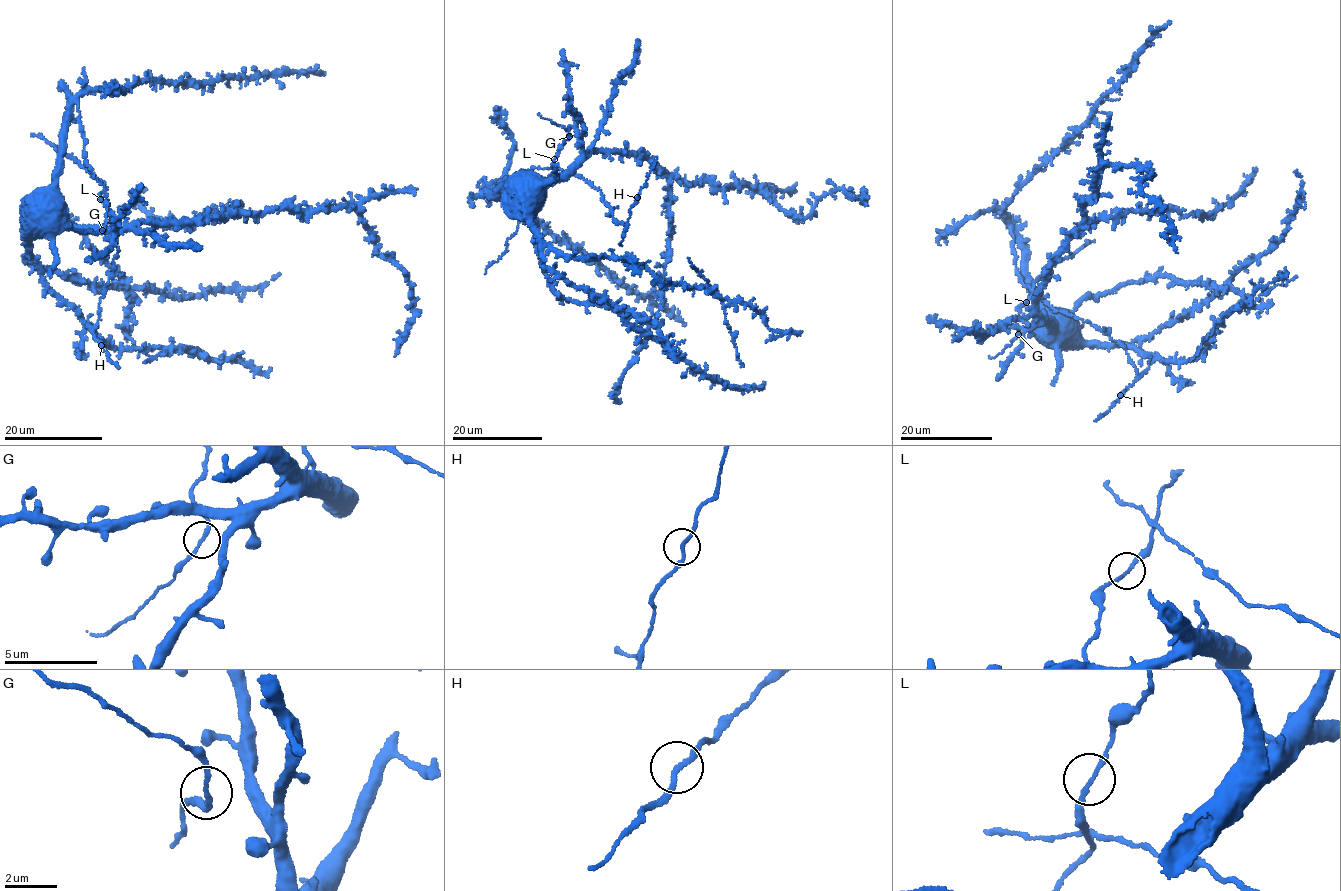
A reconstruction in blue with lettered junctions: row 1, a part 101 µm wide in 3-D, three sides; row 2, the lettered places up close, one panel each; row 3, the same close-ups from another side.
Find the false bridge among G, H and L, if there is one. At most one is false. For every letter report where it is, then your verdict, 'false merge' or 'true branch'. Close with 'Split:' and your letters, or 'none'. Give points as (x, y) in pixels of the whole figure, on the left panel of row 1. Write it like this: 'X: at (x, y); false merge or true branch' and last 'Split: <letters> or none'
G: at (102, 230); false merge
H: at (101, 345); true branch
L: at (100, 199); true branch
Split: G

